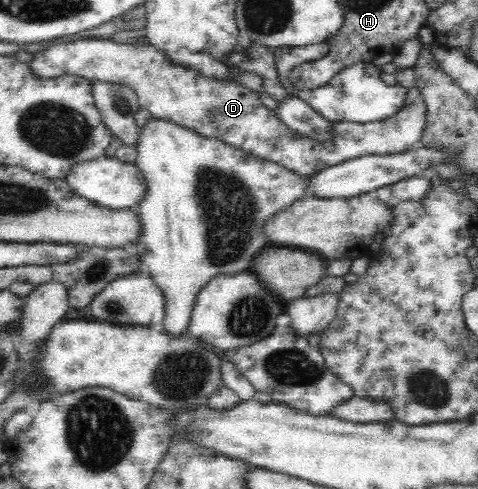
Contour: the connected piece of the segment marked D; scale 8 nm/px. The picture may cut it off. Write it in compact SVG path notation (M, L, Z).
M102 37L78 39L56 43L38 51L28 64L36 77L50 79L72 74L90 82L128 86L136 92L139 107L150 111L151 117L173 121L202 137L216 138L300 176L316 175L322 169L368 154L379 156L408 151L416 141L420 141L426 125L424 96L416 86L412 86L407 90L402 109L392 117L370 124L332 122L334 139L316 141L284 124L274 111L262 104L258 92L227 79L204 77L191 67L174 65L165 53L150 44L122 45Z

